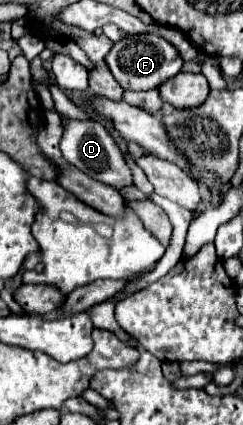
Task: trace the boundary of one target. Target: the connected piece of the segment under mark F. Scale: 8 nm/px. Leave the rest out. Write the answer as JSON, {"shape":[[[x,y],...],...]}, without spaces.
{"shape":[[[140,33],[140,35],[126,35],[118,43],[112,45],[110,53],[106,55],[106,65],[112,71],[114,79],[122,85],[122,89],[132,89],[132,91],[148,91],[156,89],[170,77],[178,75],[182,69],[182,57],[178,49],[162,39],[160,35],[152,33]]]}

